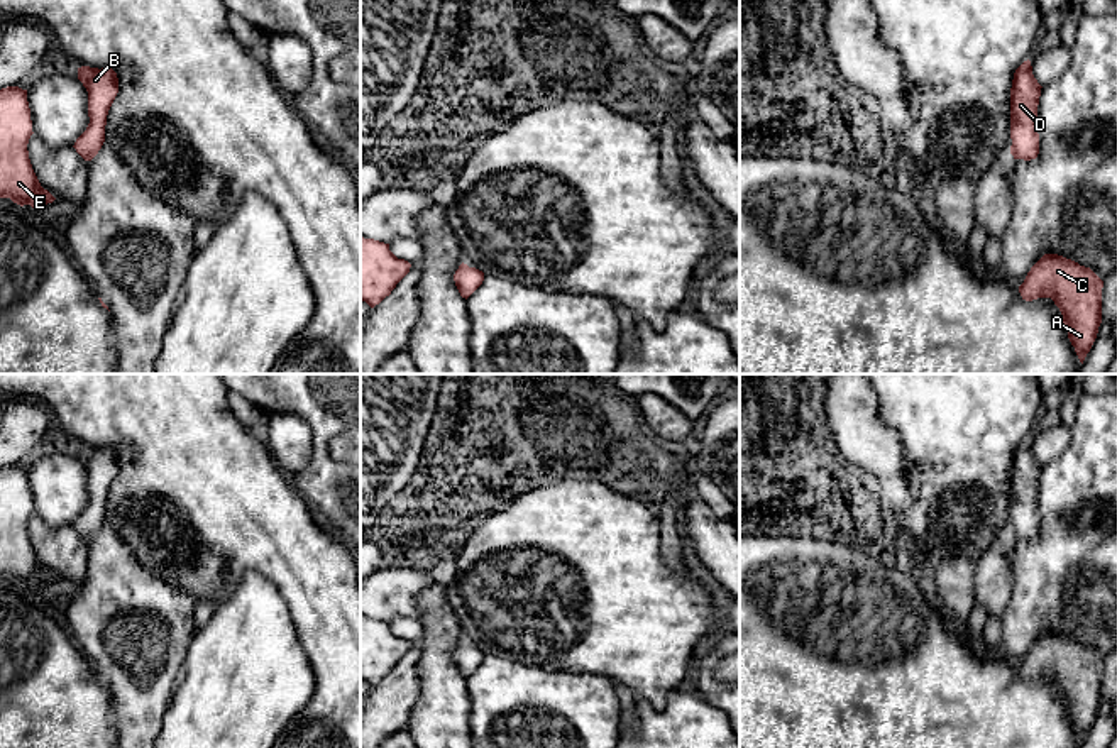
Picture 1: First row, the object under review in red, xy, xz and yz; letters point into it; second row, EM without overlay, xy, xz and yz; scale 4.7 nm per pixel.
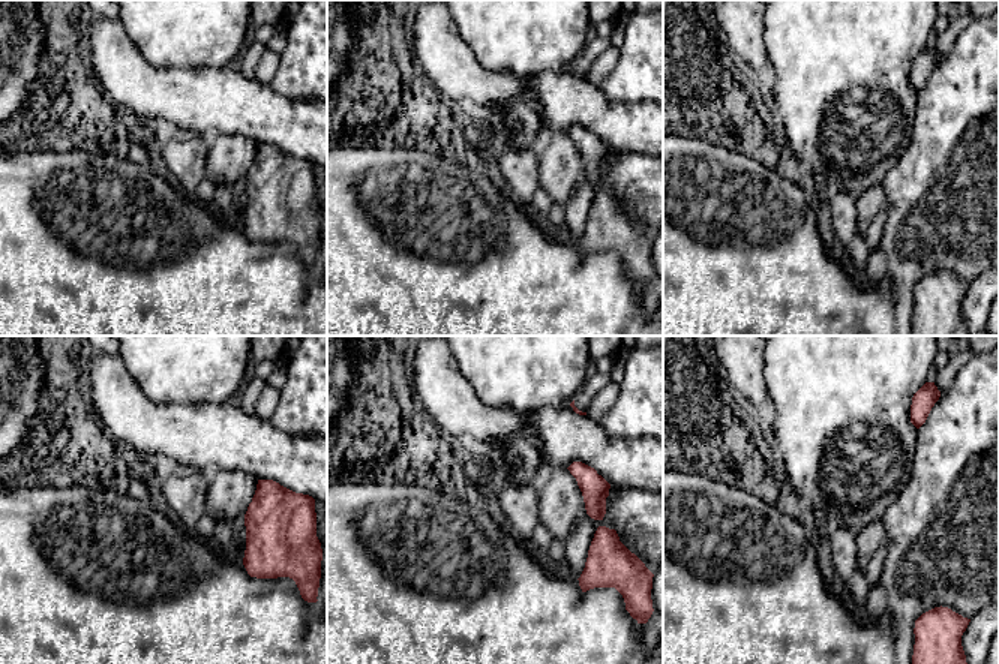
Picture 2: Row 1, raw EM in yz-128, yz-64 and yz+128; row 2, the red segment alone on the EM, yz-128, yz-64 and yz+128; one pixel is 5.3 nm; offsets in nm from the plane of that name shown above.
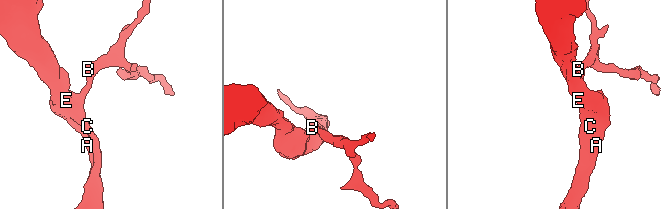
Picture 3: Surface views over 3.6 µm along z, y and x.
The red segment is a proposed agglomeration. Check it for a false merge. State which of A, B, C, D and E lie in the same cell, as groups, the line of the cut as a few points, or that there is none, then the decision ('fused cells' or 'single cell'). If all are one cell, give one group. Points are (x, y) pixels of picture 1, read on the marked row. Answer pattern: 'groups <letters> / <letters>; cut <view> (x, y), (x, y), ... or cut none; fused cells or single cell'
groups A B C D E; cut none; single cell

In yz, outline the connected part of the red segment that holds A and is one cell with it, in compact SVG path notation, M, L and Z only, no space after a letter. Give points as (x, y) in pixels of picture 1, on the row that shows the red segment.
M1044 254L1027 272L1019 293L1026 301L1054 301L1083 364L1102 323L1102 288L1103 281L1090 267L1058 254Z

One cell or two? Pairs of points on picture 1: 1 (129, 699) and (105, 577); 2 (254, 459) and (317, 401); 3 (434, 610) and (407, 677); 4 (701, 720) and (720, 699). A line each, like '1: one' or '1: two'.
1: one
2: two
3: two
4: two

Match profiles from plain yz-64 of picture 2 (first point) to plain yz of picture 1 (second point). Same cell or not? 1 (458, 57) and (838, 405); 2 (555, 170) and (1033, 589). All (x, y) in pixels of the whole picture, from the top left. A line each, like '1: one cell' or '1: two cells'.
1: one cell
2: two cells

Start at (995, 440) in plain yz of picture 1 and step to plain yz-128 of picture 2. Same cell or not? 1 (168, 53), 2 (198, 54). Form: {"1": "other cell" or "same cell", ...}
{"1": "same cell", "2": "same cell"}

